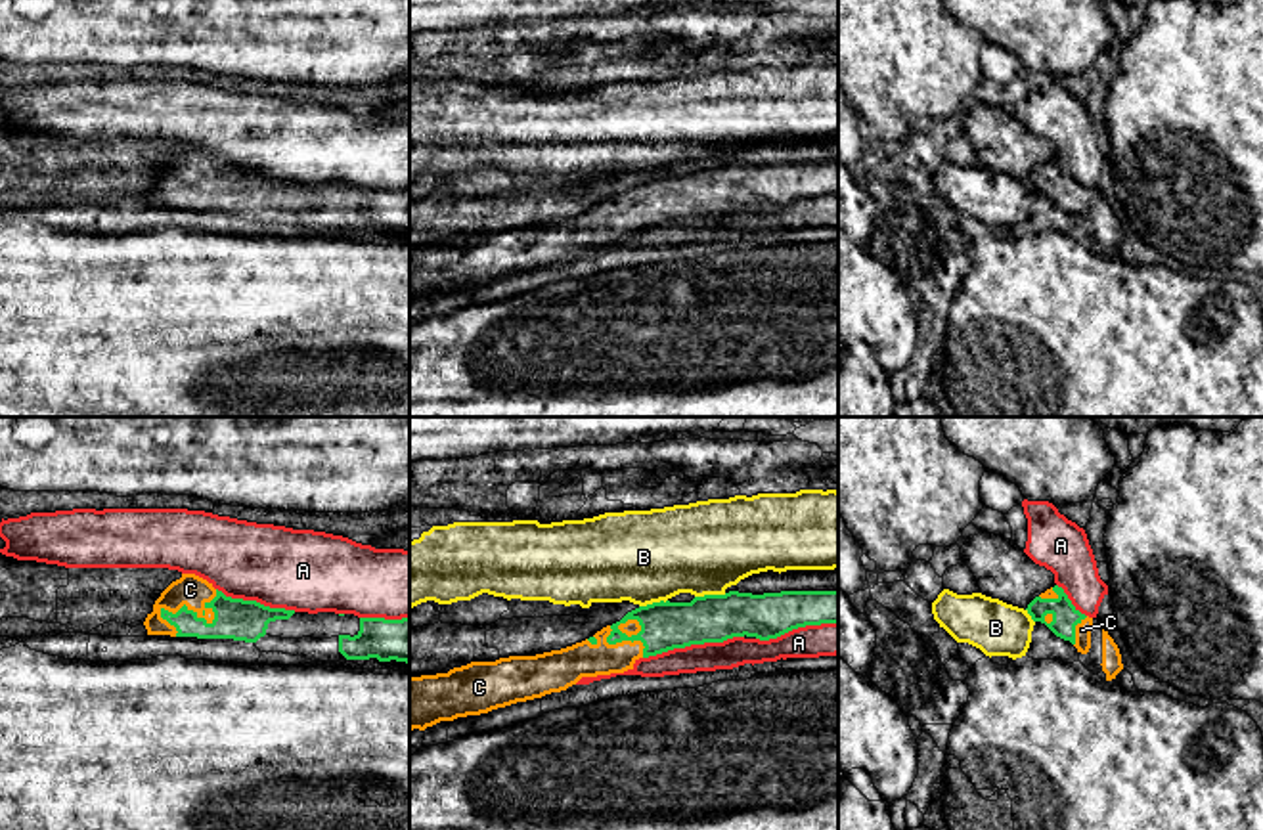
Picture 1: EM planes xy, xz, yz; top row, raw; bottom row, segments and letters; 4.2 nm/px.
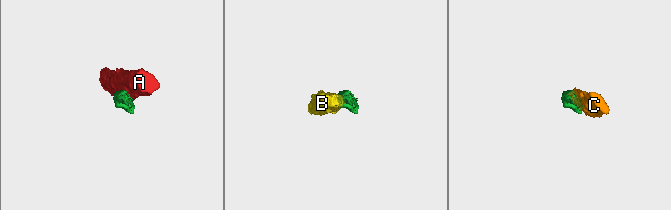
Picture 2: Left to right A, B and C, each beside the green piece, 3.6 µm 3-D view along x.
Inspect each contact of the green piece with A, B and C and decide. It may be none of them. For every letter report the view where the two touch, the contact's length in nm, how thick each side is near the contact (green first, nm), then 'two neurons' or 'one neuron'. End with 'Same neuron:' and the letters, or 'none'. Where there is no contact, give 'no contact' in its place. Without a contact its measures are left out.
A: xz | 440 nm | 200/120 nm | two neurons
B: xz | 140 nm | 200/380 nm | two neurons
C: xy | 280 nm | 180/140 nm | one neuron
Same neuron: C

